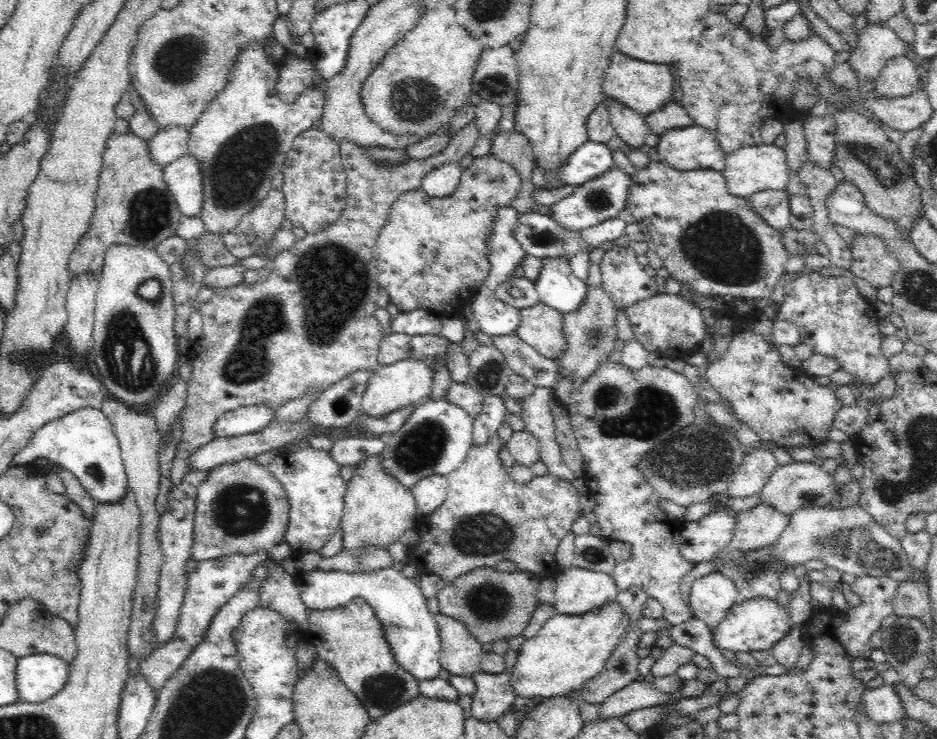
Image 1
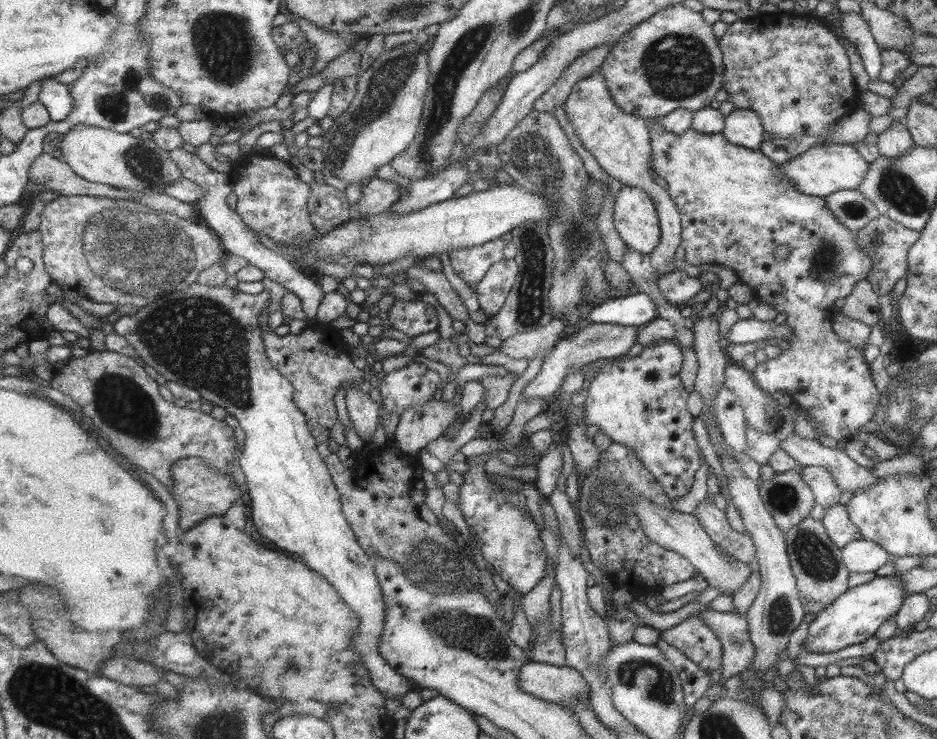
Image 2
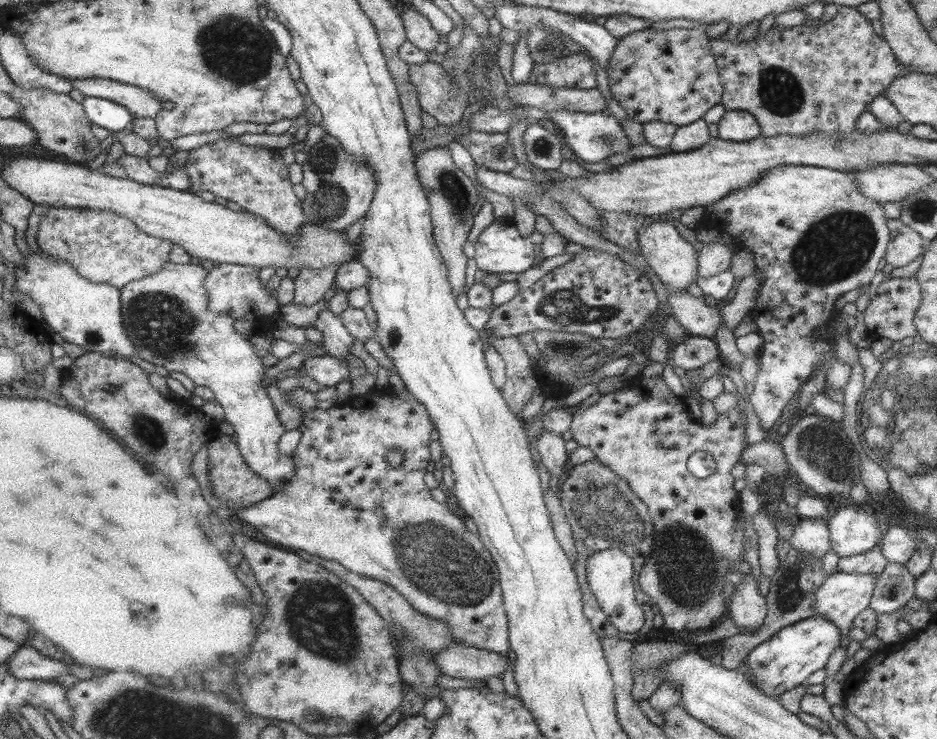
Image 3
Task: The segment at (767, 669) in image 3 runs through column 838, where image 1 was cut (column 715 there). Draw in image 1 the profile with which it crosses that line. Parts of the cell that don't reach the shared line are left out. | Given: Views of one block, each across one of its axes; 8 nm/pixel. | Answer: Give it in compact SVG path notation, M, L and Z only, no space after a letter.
M755 596L740 603L734 603L724 620L715 628L713 643L720 649L732 652L763 651L771 649L787 632L793 624L788 615L788 608L780 606L776 599L765 596Z

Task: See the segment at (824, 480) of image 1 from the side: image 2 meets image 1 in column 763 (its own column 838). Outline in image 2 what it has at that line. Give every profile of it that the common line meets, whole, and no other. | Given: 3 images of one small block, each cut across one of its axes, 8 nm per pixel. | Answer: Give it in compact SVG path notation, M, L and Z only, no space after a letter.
M802 467L800 477L803 482L809 486L813 493L814 500L820 504L823 509L829 508L839 502L840 490L835 484L835 480L820 467Z

